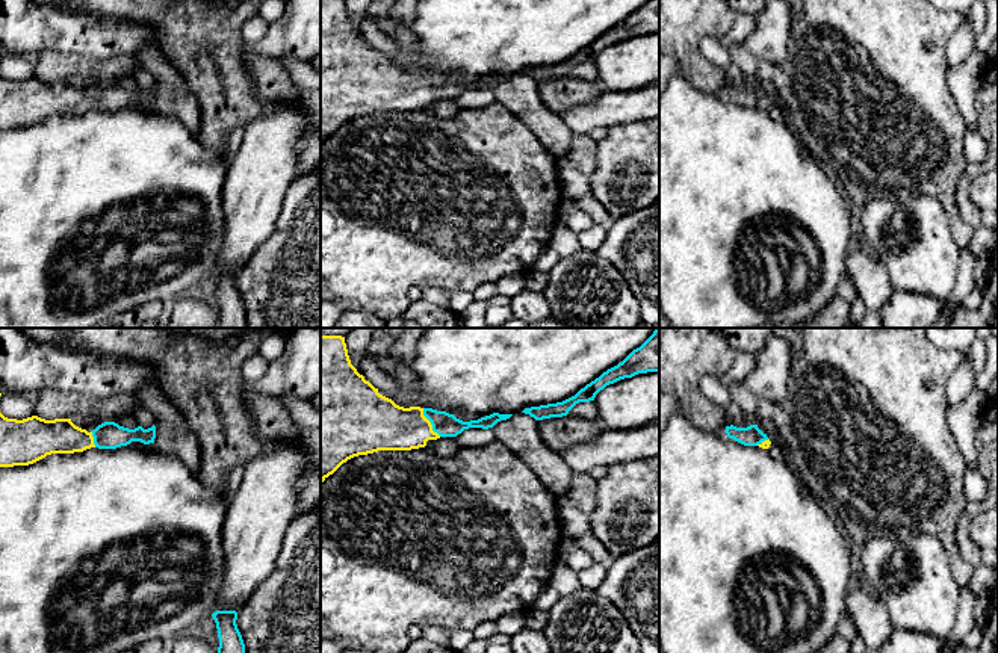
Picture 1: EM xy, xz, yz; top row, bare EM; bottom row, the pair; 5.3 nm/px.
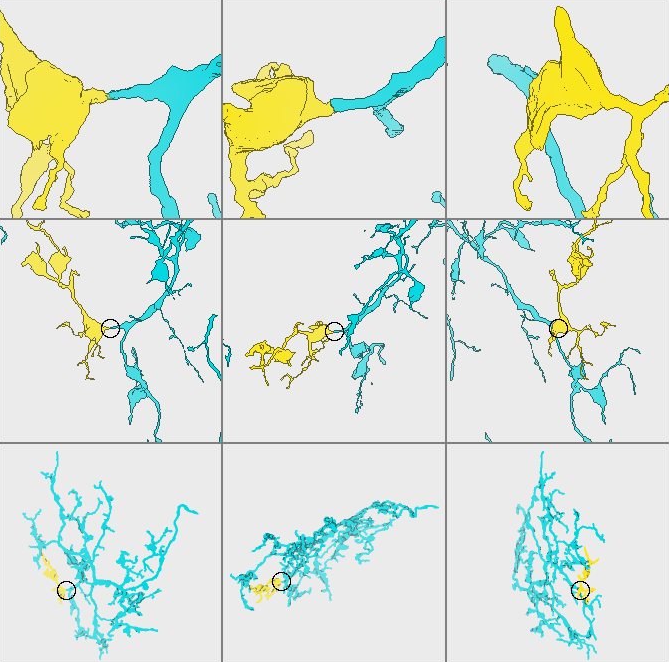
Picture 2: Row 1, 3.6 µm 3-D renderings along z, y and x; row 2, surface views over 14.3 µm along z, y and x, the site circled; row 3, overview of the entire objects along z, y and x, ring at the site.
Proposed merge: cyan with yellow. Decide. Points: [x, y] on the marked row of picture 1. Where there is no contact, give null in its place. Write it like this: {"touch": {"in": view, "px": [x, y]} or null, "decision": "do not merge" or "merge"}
{"touch": {"in": "xz", "px": [431, 423]}, "decision": "merge"}

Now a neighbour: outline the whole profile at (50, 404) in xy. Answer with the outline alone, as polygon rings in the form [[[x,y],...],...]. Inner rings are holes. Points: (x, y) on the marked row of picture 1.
[[[45,390],[35,396],[35,416],[45,420],[65,419],[71,399],[67,391]]]

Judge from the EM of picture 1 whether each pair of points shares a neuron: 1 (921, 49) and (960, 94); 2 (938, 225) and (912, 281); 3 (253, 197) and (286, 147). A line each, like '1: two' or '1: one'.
1: two
2: one
3: one

